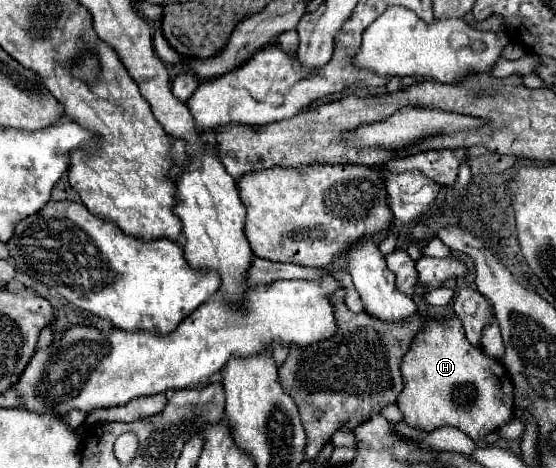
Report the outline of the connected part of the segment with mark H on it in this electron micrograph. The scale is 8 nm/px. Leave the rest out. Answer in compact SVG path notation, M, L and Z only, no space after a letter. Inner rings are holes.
M448 317L444 321L430 321L424 327L424 331L418 333L416 339L412 341L408 353L402 359L400 371L404 377L404 389L398 395L396 405L402 411L402 421L408 423L410 427L434 431L438 427L450 425L464 431L472 441L480 441L494 429L508 423L514 413L514 397L512 397L514 385L510 381L508 369L502 365L502 361L488 357L482 351L482 347L468 343L458 317Z

